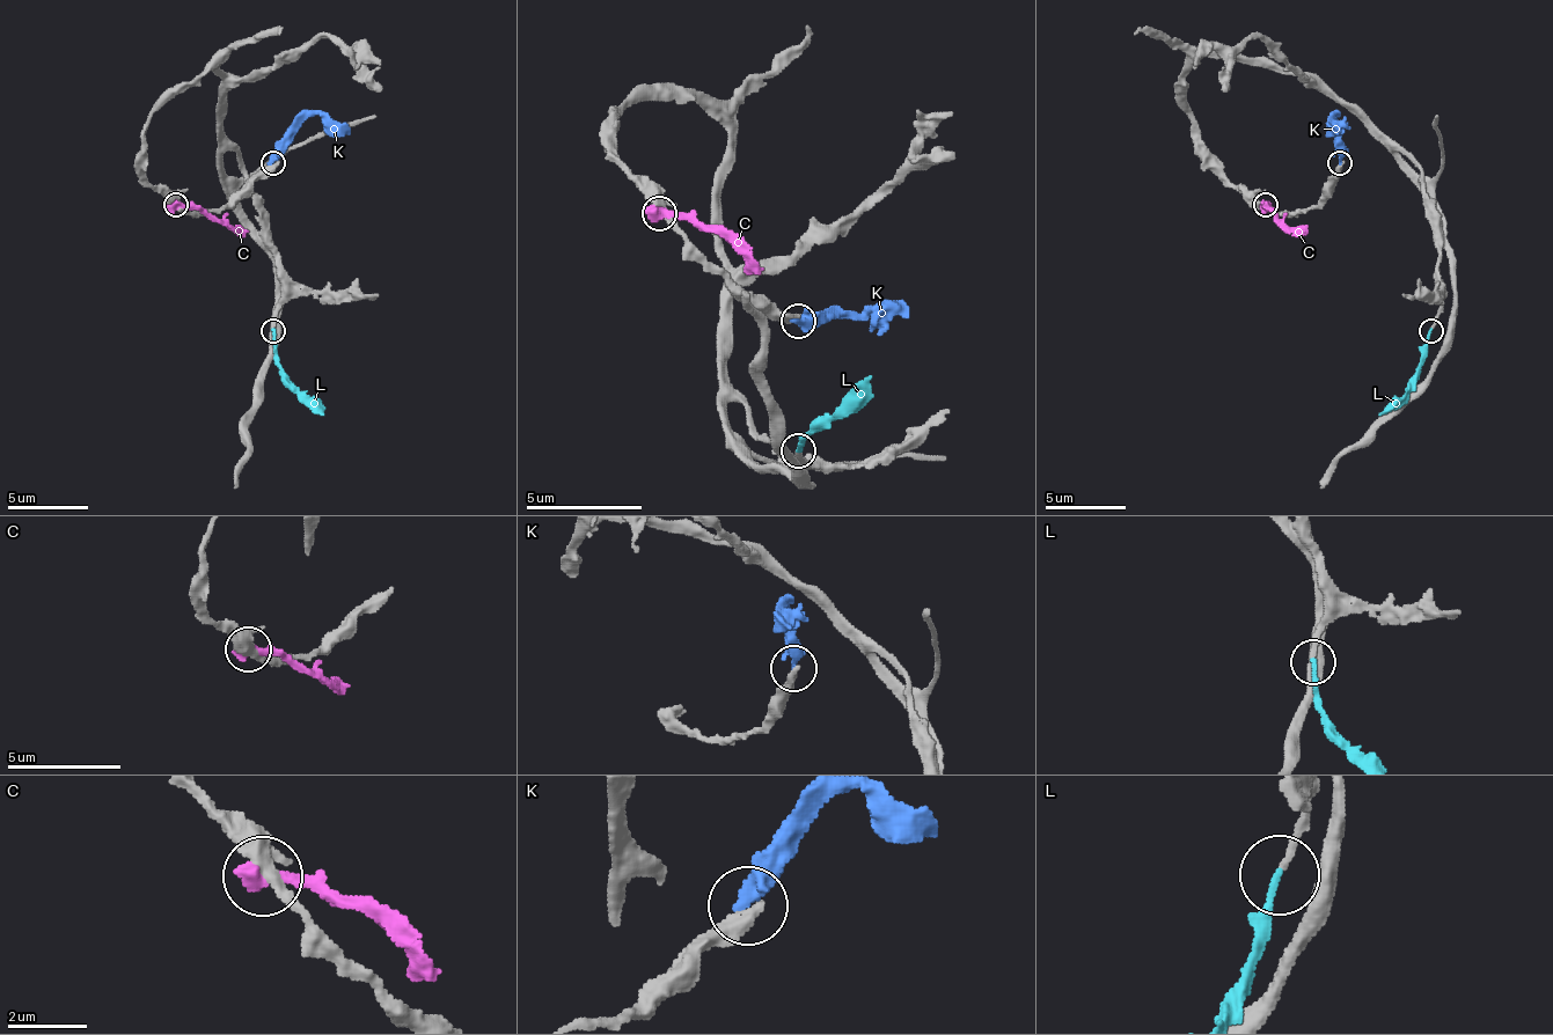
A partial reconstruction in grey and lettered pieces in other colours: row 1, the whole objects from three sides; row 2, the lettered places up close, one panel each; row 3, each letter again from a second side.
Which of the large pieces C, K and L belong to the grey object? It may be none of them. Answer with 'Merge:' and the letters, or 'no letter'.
Merge: L

